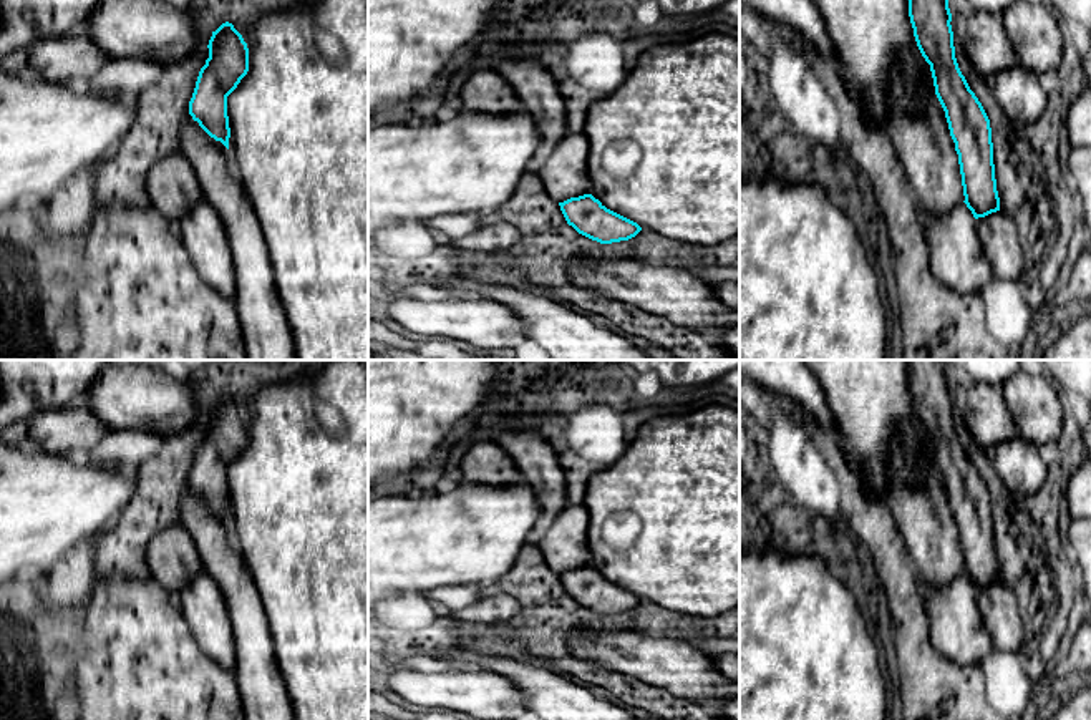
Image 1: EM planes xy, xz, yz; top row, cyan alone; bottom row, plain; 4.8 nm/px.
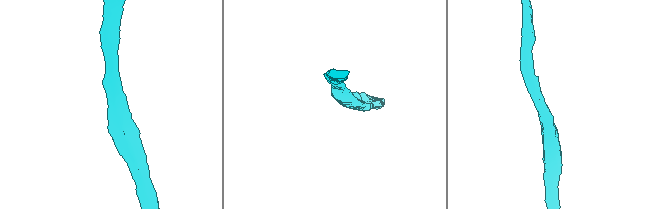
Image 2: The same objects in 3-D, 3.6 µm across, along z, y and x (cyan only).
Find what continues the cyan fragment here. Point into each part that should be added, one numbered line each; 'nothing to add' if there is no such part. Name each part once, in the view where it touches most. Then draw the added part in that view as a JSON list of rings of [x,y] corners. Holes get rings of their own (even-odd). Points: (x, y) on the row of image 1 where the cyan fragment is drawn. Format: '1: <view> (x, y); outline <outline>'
1: yz (917, 126); outline [[[914,55],[899,56],[899,71],[889,85],[887,133],[912,187],[917,206],[932,217],[940,217],[965,201],[958,154],[950,136],[945,111],[920,75]]]

